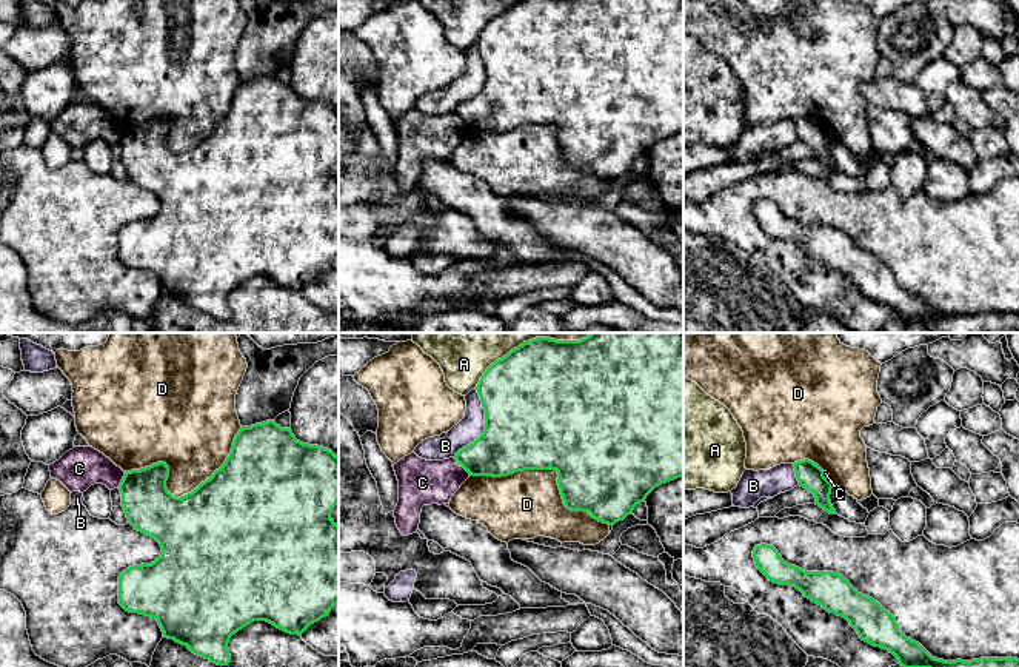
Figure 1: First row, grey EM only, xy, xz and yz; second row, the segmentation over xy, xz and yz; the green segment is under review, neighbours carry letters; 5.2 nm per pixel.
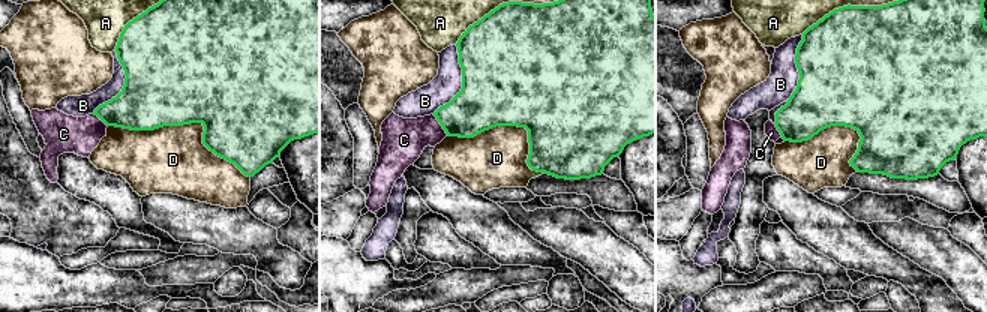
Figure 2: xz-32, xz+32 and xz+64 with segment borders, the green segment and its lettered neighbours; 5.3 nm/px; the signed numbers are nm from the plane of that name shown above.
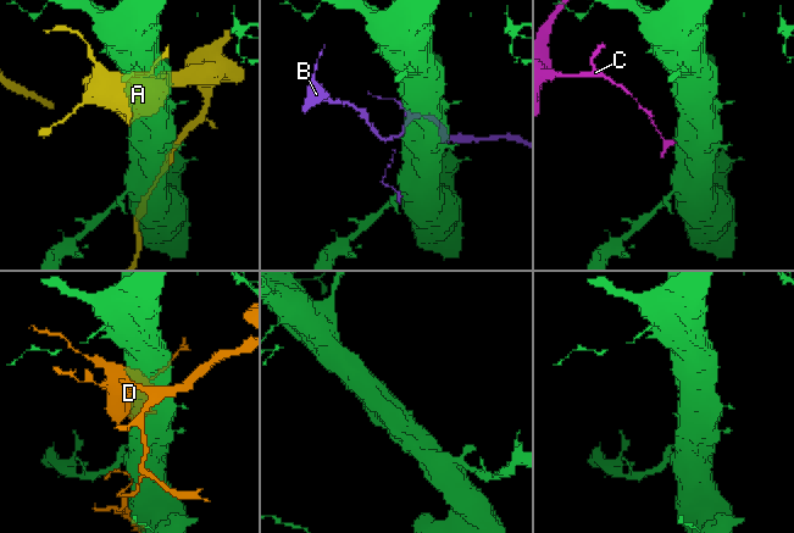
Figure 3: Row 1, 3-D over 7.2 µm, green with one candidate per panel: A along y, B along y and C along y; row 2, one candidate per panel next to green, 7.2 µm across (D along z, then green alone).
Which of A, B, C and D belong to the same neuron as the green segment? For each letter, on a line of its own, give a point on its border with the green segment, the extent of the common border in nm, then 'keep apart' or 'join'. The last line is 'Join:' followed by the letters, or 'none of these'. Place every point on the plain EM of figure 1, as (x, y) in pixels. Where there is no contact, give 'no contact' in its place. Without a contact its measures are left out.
A: meets green in xz at (494, 17); contact 320 nm long; keep apart
B: meets green in xz at (485, 80); contact 380 nm long; keep apart
C: meets green in xz at (462, 120); contact 130 nm long; keep apart
D: meets green in xz at (551, 124); contact 750 nm long; keep apart
Join: none of these

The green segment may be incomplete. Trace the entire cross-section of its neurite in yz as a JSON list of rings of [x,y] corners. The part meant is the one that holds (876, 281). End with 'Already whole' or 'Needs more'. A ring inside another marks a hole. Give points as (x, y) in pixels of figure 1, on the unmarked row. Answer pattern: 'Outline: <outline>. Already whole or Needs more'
Outline: [[[768,199],[753,205],[756,222],[773,237],[793,240],[827,266],[845,273],[859,293],[893,308],[905,323],[930,323],[933,333],[1019,333],[1017,313],[944,316],[933,313],[919,297],[907,293],[896,273],[877,256],[859,248],[834,226],[805,226],[782,214]]]. Already whole

